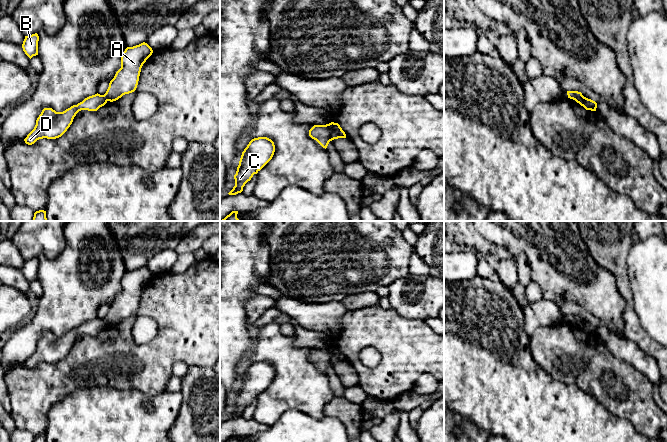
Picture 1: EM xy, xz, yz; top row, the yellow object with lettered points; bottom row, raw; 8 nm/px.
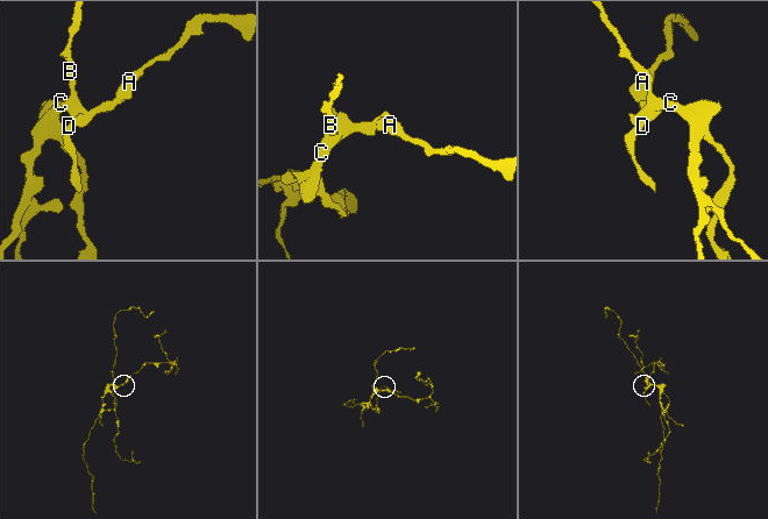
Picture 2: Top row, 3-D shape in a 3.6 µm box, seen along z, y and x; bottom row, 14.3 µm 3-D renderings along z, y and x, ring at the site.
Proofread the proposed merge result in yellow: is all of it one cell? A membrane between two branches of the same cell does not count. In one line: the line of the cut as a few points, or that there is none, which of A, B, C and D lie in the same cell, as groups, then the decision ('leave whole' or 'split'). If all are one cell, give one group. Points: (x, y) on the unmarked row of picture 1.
xz (327, 348), (332, 363) | A / B C D | split

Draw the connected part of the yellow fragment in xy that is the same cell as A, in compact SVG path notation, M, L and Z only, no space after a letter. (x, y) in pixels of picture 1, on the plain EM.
M145 266L125 273L121 280L121 292L110 305L104 318L107 325L116 325L136 314L141 292L152 277L152 272Z

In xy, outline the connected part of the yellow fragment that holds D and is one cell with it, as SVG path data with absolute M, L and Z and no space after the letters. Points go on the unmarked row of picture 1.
M97 317L85 322L82 326L71 330L63 336L56 336L52 332L44 332L36 344L34 353L27 359L24 365L28 369L32 369L39 363L59 362L70 351L79 335L97 335L106 327L106 321Z

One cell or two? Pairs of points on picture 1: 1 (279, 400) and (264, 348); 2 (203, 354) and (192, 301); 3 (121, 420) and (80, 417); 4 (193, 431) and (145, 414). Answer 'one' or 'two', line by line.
1: one
2: one
3: one
4: two

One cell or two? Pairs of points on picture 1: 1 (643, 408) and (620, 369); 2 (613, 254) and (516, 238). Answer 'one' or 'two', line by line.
1: one
2: two

